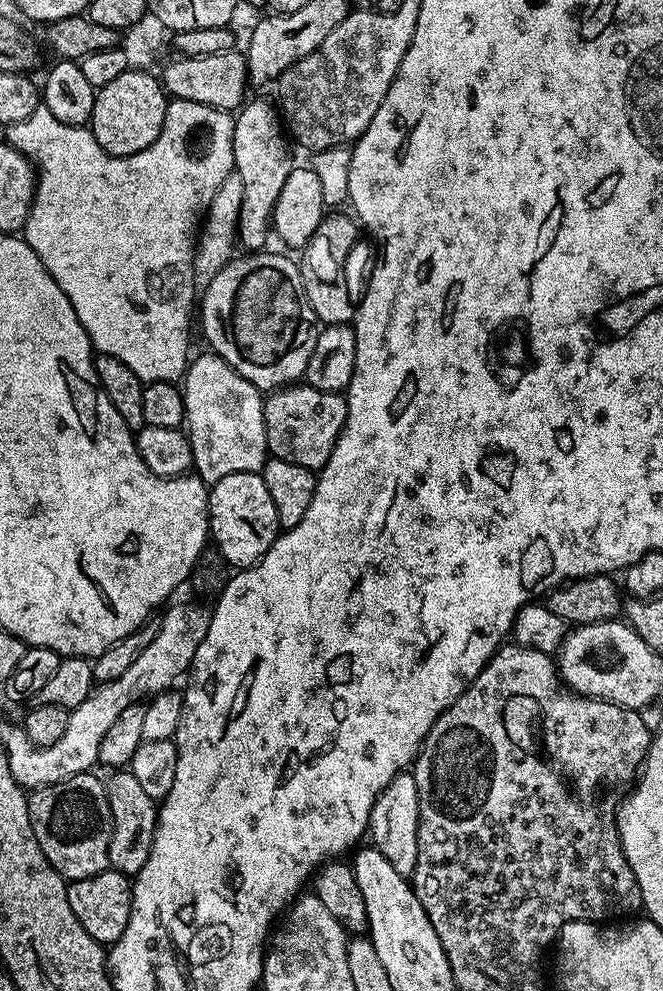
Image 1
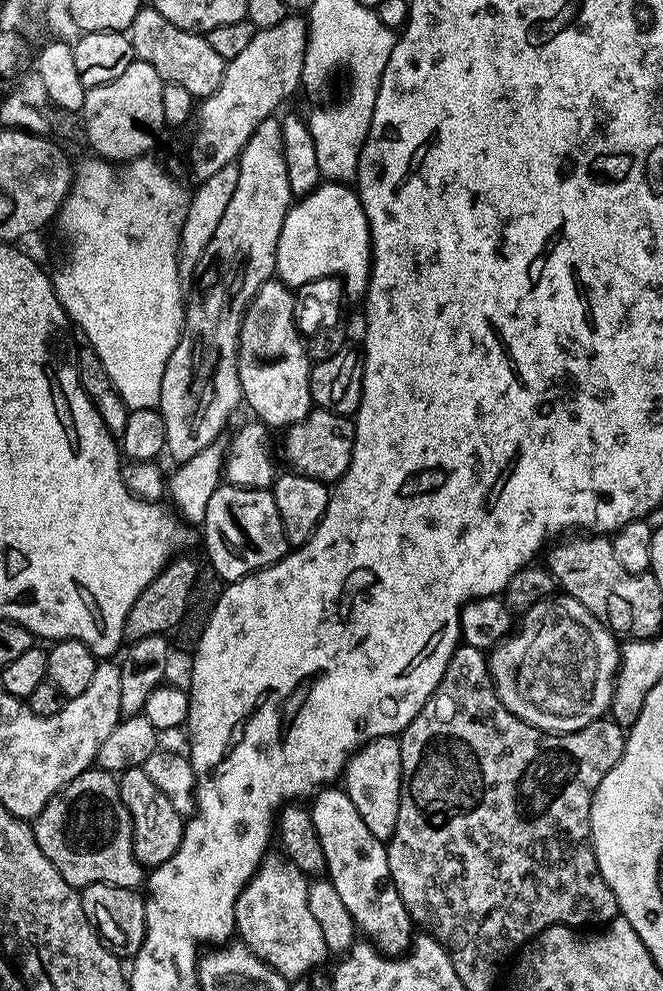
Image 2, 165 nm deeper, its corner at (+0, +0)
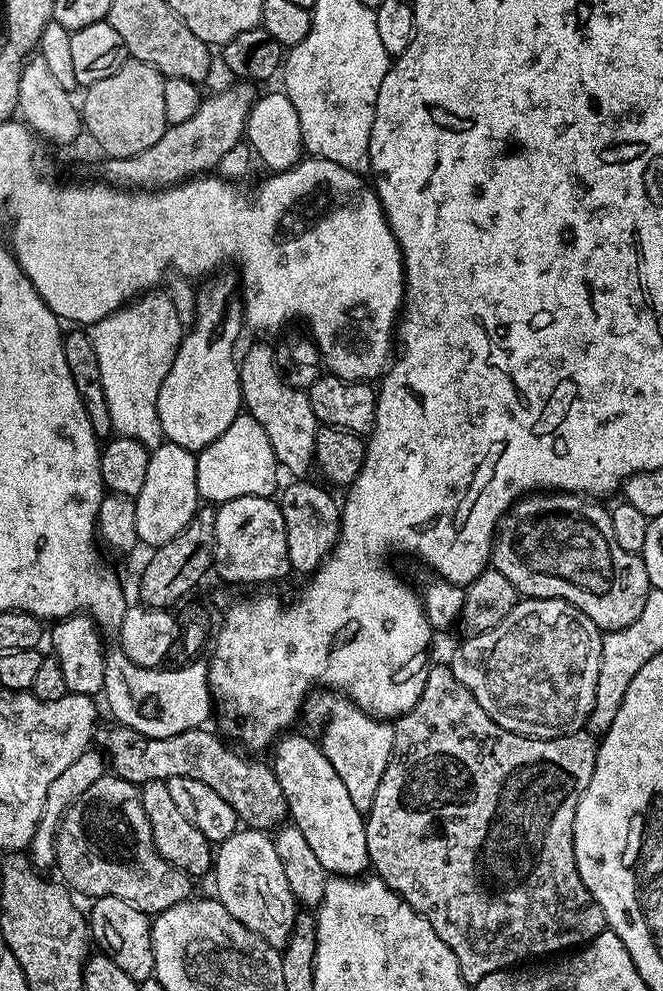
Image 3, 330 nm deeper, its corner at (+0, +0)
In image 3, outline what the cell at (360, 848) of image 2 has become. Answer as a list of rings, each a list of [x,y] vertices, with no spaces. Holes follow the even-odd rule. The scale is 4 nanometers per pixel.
[[[284,734],[277,739],[270,759],[270,767],[288,803],[291,823],[302,830],[307,844],[313,848],[318,862],[322,862],[328,873],[332,876],[363,877],[370,868],[366,850],[365,813],[354,806],[342,778],[338,778],[334,766],[330,766],[319,743],[313,737],[311,740],[308,736],[292,735]]]

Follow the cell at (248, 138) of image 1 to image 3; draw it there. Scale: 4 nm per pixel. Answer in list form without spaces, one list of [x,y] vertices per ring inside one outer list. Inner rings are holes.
[[[220,270],[215,273],[211,278],[203,281],[204,289],[201,287],[196,294],[197,312],[196,322],[192,325],[191,329],[185,331],[184,339],[180,341],[178,346],[178,354],[174,354],[174,362],[170,366],[170,374],[166,374],[166,382],[162,382],[162,390],[158,390],[158,422],[160,423],[160,431],[163,439],[169,444],[177,444],[184,447],[186,451],[192,453],[200,453],[204,447],[210,446],[212,442],[220,435],[225,434],[227,428],[234,422],[236,416],[242,412],[242,401],[240,399],[240,365],[238,363],[238,352],[236,356],[236,343],[240,340],[240,331],[245,331],[246,325],[244,322],[244,306],[238,299],[238,276],[235,271],[228,272],[229,270]]]

